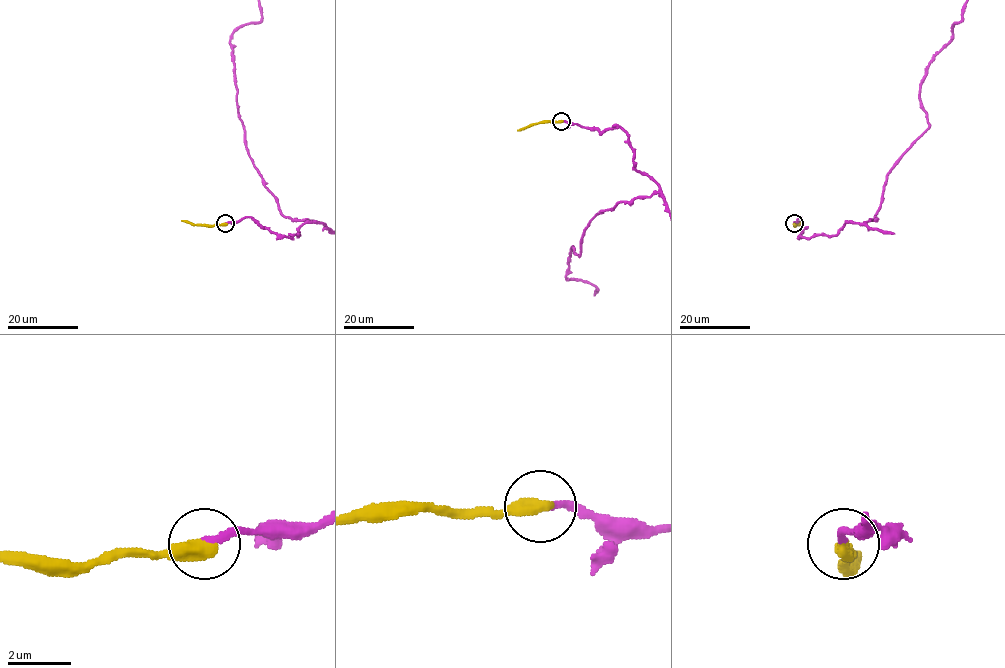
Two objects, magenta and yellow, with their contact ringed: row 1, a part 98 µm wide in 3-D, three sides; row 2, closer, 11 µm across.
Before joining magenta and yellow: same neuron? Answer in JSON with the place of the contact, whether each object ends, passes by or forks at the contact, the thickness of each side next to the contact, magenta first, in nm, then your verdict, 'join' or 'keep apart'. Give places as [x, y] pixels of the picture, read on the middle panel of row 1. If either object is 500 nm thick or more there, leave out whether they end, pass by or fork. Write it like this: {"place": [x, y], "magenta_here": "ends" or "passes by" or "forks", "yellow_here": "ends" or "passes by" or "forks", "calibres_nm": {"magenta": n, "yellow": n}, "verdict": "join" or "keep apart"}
{"place": [561, 121], "calibres_nm": {"magenta": 240, "yellow": 500}, "verdict": "join"}

